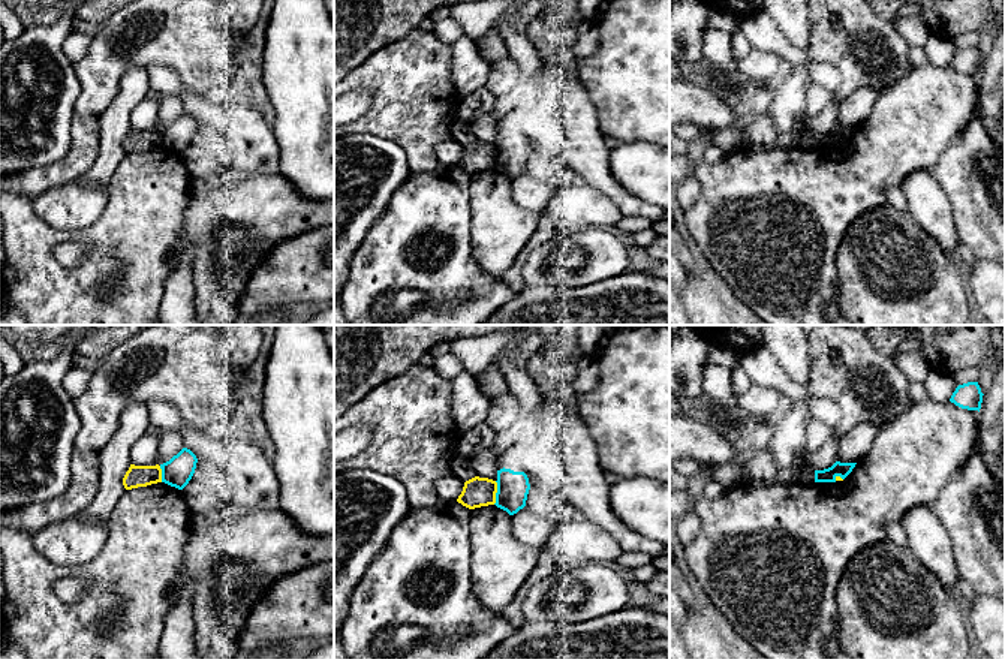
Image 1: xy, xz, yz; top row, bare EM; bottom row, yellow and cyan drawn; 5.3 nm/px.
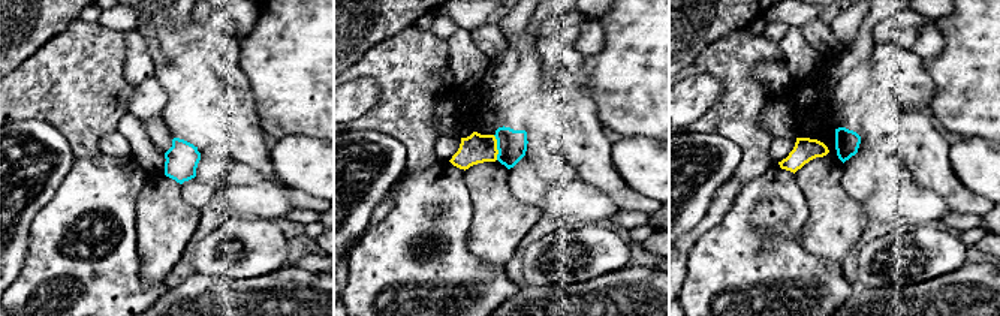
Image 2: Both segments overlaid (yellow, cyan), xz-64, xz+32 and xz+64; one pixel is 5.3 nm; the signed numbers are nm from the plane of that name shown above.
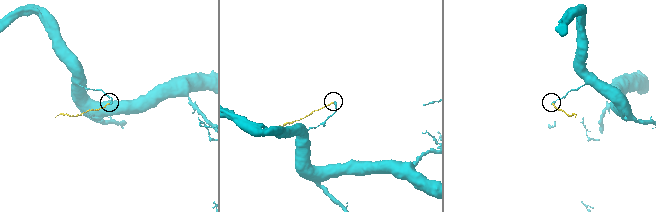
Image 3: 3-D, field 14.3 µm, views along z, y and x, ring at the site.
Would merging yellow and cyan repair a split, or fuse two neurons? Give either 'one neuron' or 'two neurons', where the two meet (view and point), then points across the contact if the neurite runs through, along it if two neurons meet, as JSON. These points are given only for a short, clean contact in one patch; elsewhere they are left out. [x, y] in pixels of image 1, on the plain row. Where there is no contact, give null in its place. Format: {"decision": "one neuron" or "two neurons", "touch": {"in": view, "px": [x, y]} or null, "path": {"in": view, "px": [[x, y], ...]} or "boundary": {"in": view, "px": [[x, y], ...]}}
{"decision": "two neurons", "touch": {"in": "xz", "px": [496, 156]}, "boundary": {"in": "xz", "px": [[496, 146], [496, 165], [493, 168]]}}

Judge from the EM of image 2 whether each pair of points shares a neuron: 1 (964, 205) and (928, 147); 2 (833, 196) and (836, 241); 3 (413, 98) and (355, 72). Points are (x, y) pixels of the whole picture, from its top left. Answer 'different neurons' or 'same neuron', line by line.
1: same neuron
2: same neuron
3: same neuron

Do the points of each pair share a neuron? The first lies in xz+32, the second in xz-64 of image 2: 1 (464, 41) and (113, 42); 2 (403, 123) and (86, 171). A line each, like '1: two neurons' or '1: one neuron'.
1: two neurons
2: two neurons

